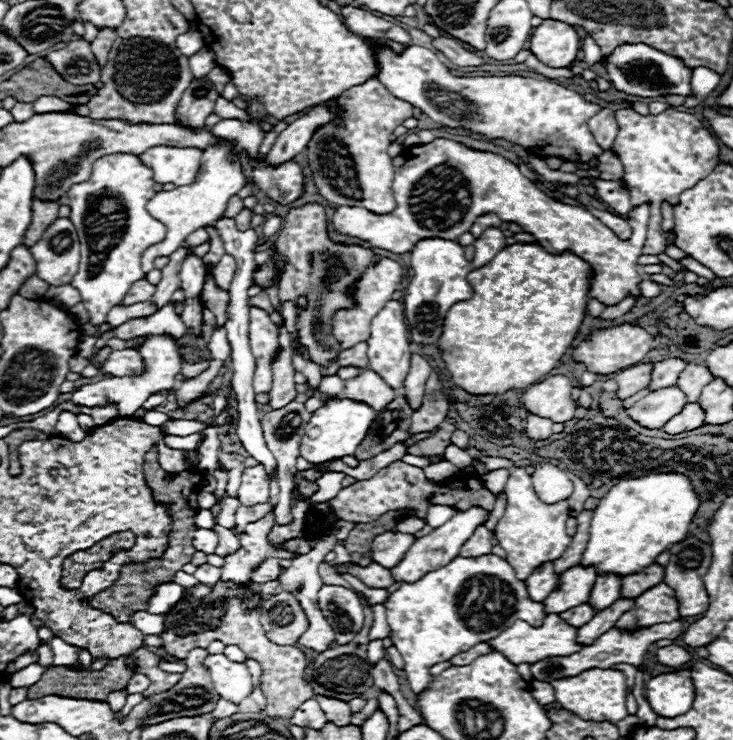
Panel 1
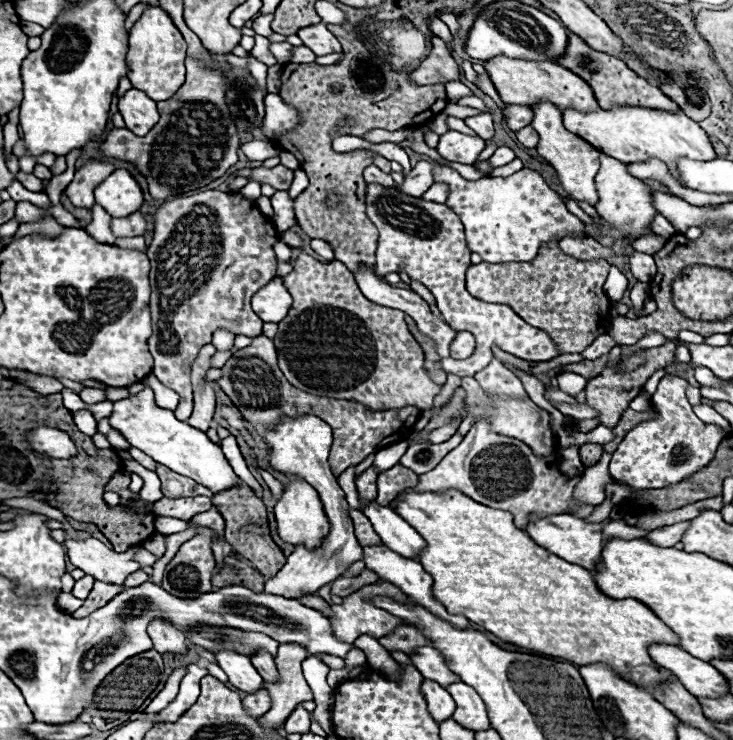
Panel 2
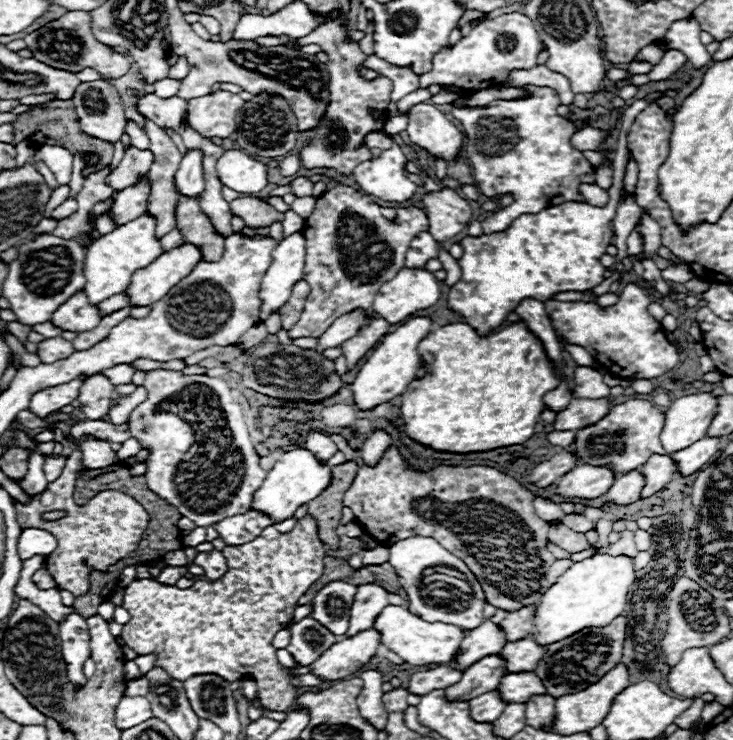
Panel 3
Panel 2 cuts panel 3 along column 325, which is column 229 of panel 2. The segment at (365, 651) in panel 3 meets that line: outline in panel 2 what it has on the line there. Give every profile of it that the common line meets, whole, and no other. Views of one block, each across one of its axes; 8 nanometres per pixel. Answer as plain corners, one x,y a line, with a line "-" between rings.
216,652
218,666
228,674
228,680
238,690
252,694
260,692
260,688
266,688
262,676
256,672
248,656
236,654
236,652

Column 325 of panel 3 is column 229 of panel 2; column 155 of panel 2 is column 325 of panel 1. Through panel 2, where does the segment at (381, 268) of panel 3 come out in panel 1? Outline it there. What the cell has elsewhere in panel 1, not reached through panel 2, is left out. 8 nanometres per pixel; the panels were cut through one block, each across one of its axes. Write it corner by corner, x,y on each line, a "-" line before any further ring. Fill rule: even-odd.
304,204
300,208
292,208
286,214
282,228
276,236
276,250
288,258
286,270
284,270
280,286
278,286
280,302
296,300
302,294
308,296
308,308
302,314
298,314
296,328
298,328
302,344
308,346
308,350
310,350
312,362
316,362
320,366
324,376
336,374
336,370
340,366
348,366
348,364
360,366
362,370
368,368
368,358
366,358
368,346
366,346
366,342
356,344
348,350
342,350
338,362
328,364
328,360
338,354
338,342
330,334
330,318
338,308
350,308
352,306
352,302
344,294
344,290
360,276
360,272
364,272
364,268
372,260
376,260
376,254
362,248
362,246
342,246
342,244
330,242
328,234
326,234
326,212
318,204
-
310,252
314,256
312,266
308,262

